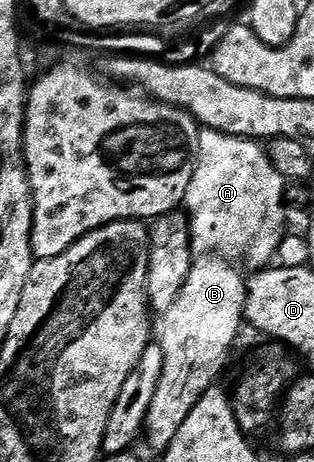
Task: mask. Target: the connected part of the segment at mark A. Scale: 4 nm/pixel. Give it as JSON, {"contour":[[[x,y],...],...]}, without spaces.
{"contour":[[[200,129],[199,152],[185,203],[185,213],[191,223],[192,251],[199,256],[222,256],[228,260],[244,258],[249,265],[255,266],[251,268],[266,267],[278,255],[279,246],[288,229],[287,210],[283,207],[283,186],[285,180],[277,168],[273,168],[267,159],[266,149],[258,141],[234,138],[232,134],[222,134],[216,130]]]}

